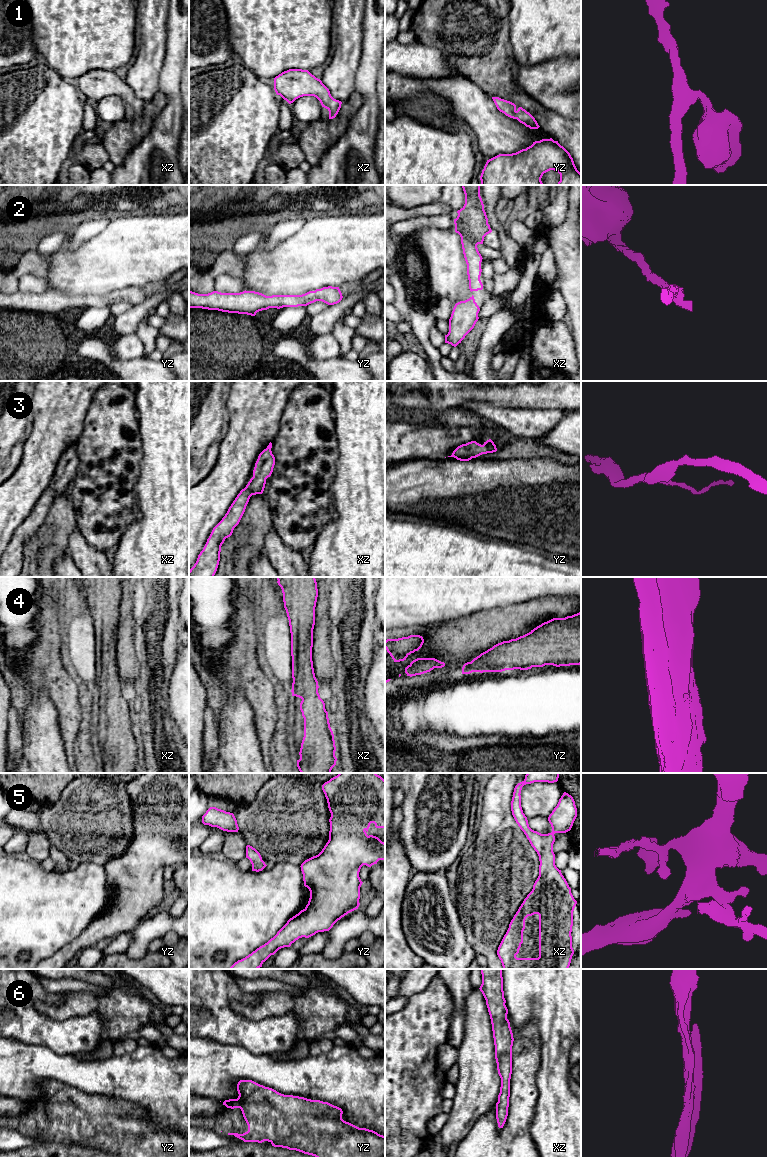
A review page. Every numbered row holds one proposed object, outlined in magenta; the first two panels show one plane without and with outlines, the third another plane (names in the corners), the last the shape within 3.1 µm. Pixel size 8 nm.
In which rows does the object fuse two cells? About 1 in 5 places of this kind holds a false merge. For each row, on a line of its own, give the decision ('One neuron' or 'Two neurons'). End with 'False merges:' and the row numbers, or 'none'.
1: One neuron
2: One neuron
3: One neuron
4: One neuron
5: One neuron
6: One neuron
False merges: none

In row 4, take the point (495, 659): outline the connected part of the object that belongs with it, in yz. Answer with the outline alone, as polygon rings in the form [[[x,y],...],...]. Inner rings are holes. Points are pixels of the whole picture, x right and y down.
[[[581,612],[553,618],[516,639],[503,641],[462,667],[462,674],[581,664]]]

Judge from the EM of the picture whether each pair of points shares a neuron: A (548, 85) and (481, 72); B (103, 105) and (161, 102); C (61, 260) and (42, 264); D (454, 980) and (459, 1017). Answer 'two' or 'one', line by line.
A: two
B: two
C: two
D: one

